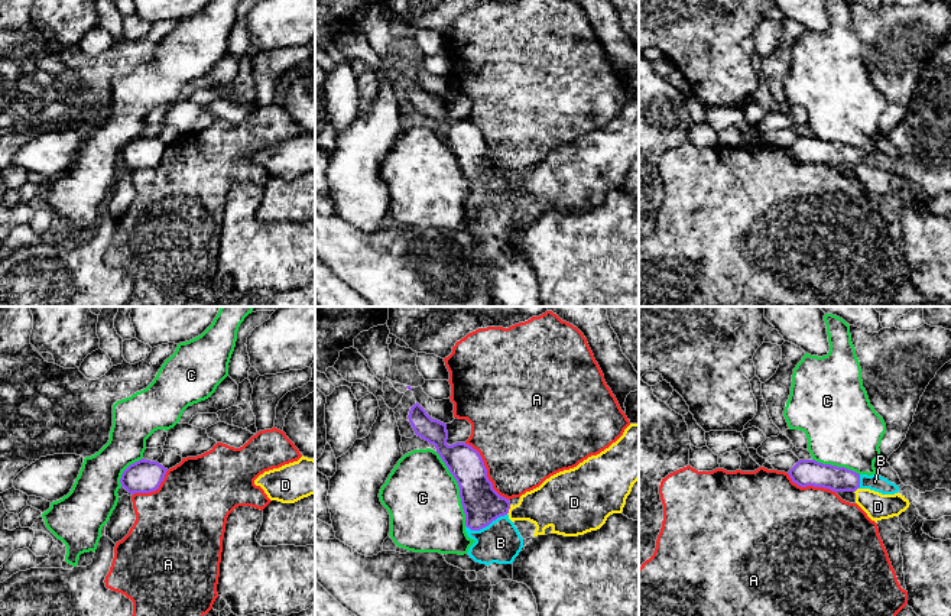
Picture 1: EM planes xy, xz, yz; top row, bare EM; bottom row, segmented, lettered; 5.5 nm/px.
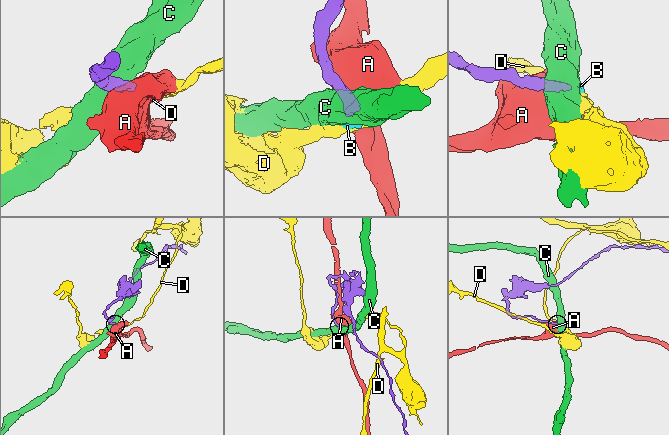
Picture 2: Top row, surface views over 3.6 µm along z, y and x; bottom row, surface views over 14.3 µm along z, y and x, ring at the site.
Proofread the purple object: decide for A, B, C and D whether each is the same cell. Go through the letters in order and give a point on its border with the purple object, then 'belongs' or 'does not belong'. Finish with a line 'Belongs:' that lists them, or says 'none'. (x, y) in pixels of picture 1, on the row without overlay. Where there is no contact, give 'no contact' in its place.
A: xz (486, 148) | does not belong
B: xz (486, 201) | belongs
C: xz (460, 165) | does not belong
D: xz (509, 184) | does not belong
Belongs: B

